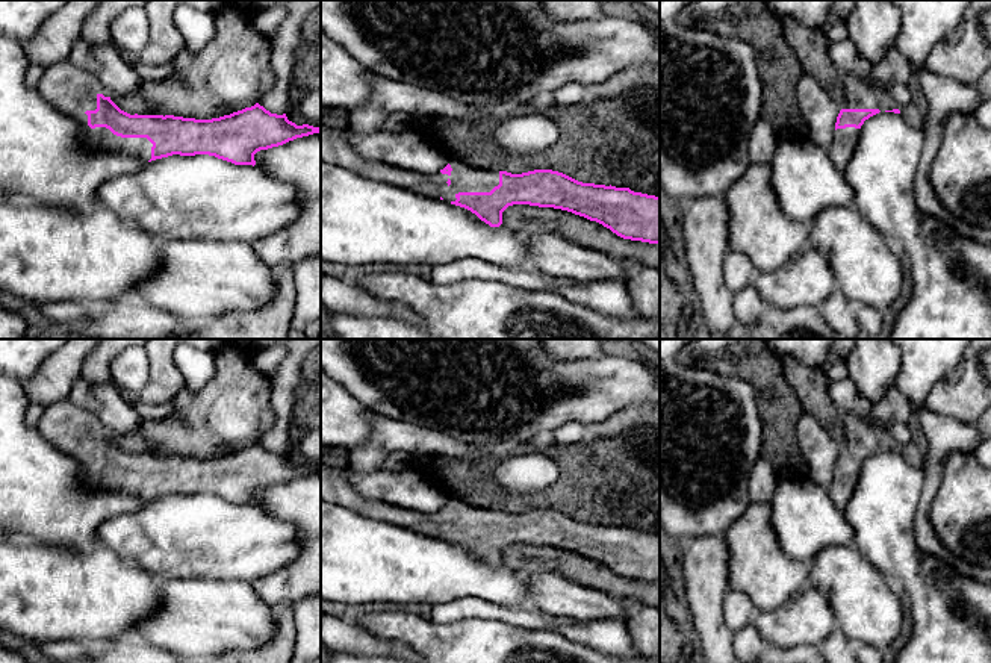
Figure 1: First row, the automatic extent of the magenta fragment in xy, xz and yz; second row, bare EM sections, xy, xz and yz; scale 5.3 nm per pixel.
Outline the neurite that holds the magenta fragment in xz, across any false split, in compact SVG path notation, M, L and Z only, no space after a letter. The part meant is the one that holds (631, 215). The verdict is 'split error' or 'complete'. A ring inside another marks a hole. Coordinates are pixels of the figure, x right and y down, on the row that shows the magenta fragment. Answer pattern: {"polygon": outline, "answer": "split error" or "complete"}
{"polygon": "M321 123L321 160L346 168L362 177L390 183L430 198L440 198L475 213L490 227L502 224L502 212L513 204L554 207L596 221L623 239L660 244L660 195L578 182L552 170L534 170L522 174L492 171L449 159L437 174L419 174L362 157L336 129Z", "answer": "split error"}

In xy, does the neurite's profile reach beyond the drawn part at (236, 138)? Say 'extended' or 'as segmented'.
extended

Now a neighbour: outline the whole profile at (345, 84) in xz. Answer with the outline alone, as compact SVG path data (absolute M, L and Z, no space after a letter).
M321 29L321 107L353 112L371 98L369 73Z

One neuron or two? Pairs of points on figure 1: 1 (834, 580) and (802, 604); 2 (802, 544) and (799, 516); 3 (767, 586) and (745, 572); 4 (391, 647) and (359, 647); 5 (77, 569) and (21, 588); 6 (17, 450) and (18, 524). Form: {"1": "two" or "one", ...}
{"1": "two", "2": "one", "3": "one", "4": "one", "5": "one", "6": "one"}

